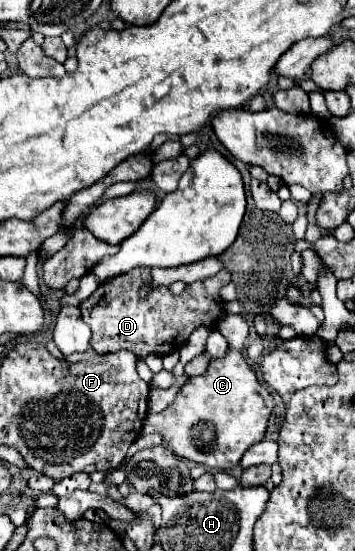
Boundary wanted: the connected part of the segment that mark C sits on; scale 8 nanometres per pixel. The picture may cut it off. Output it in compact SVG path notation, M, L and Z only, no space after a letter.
M225 313L219 323L217 323L217 331L221 335L227 335L229 345L233 345L229 349L229 353L223 359L211 361L207 371L199 377L191 377L177 393L175 401L161 413L149 413L143 425L143 433L159 433L163 437L163 445L169 447L177 457L205 465L209 469L217 469L217 471L231 471L235 465L239 465L243 453L253 445L259 443L265 435L267 429L267 419L273 411L273 397L267 391L267 387L263 387L257 381L255 371L249 367L243 351L239 345L245 345L247 337L249 337L249 325L241 315L233 315L233 313Z

